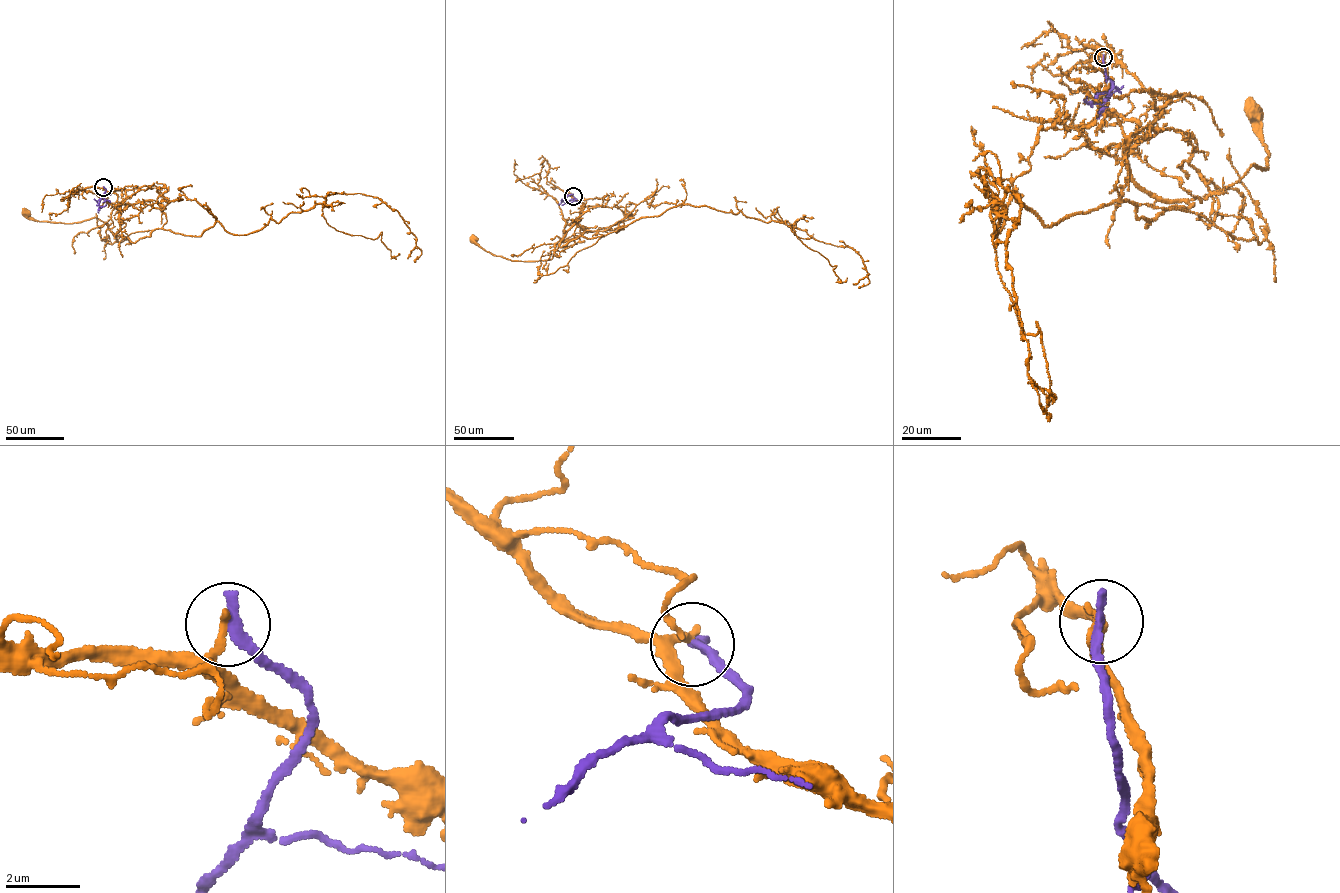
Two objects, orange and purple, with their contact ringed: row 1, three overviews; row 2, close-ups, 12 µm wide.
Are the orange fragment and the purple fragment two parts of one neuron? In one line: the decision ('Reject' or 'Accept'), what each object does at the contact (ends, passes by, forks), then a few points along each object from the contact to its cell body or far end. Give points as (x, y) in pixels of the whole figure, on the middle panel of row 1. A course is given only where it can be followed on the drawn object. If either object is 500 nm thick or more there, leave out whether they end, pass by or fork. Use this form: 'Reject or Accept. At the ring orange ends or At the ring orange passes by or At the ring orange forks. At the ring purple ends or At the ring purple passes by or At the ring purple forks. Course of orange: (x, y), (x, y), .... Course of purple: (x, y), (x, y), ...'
Reject. At the ring orange ends. At the ring purple ends. Course of orange: (573, 196), (583, 203), (580, 218), (575, 219), (551, 259), (508, 260), (486, 251), (473, 239). Course of purple: (573, 196), (575, 198), (568, 202), (563, 200), (572, 194)

